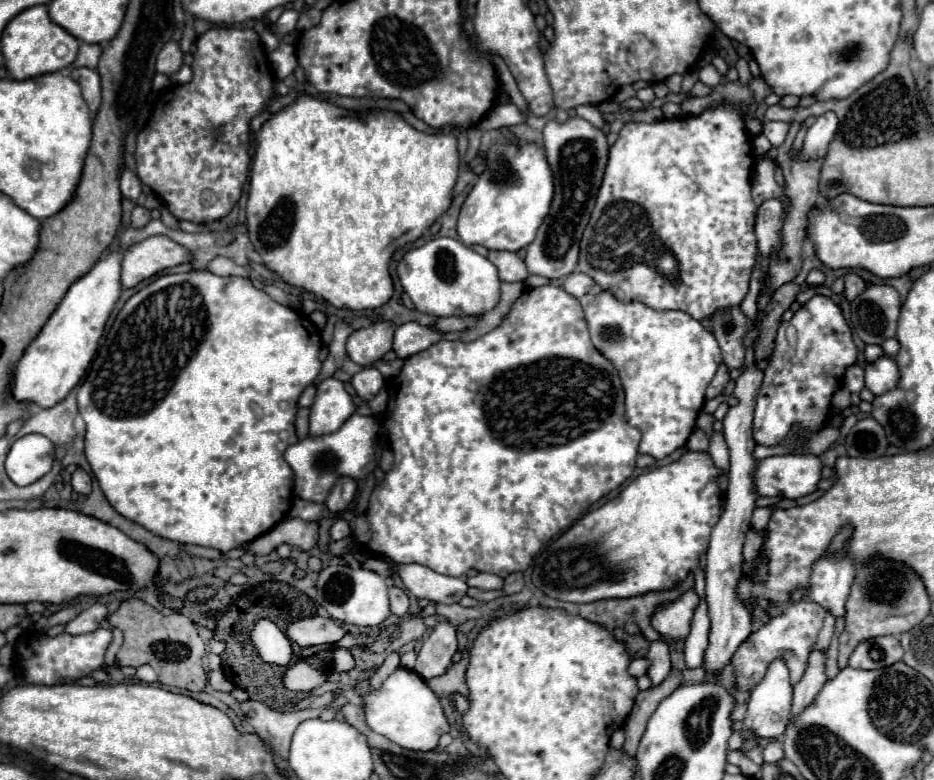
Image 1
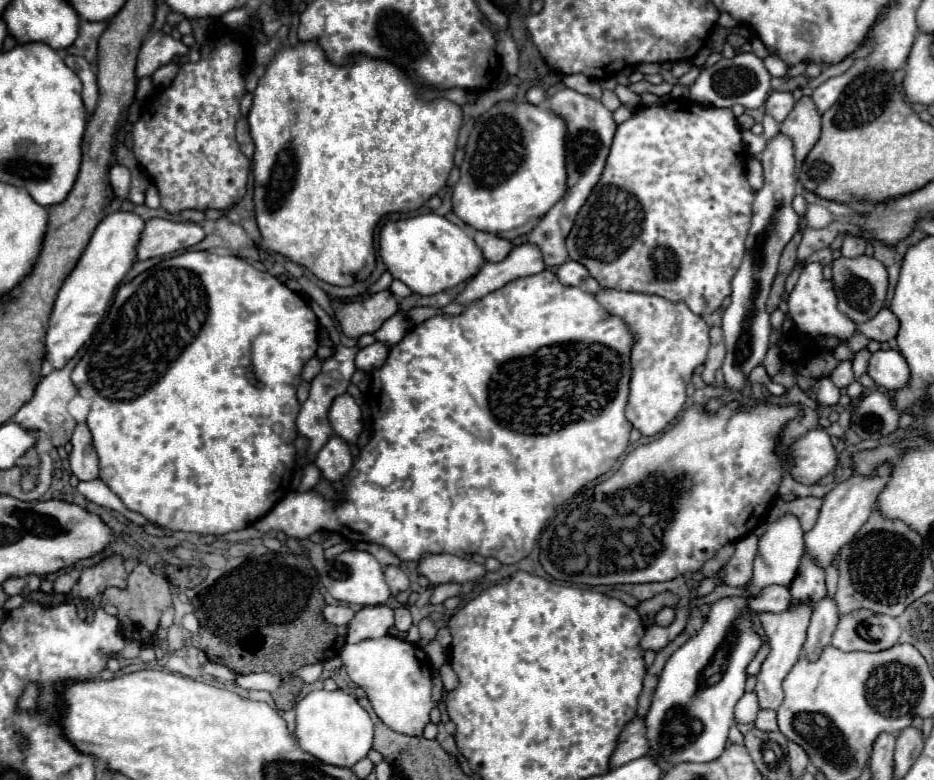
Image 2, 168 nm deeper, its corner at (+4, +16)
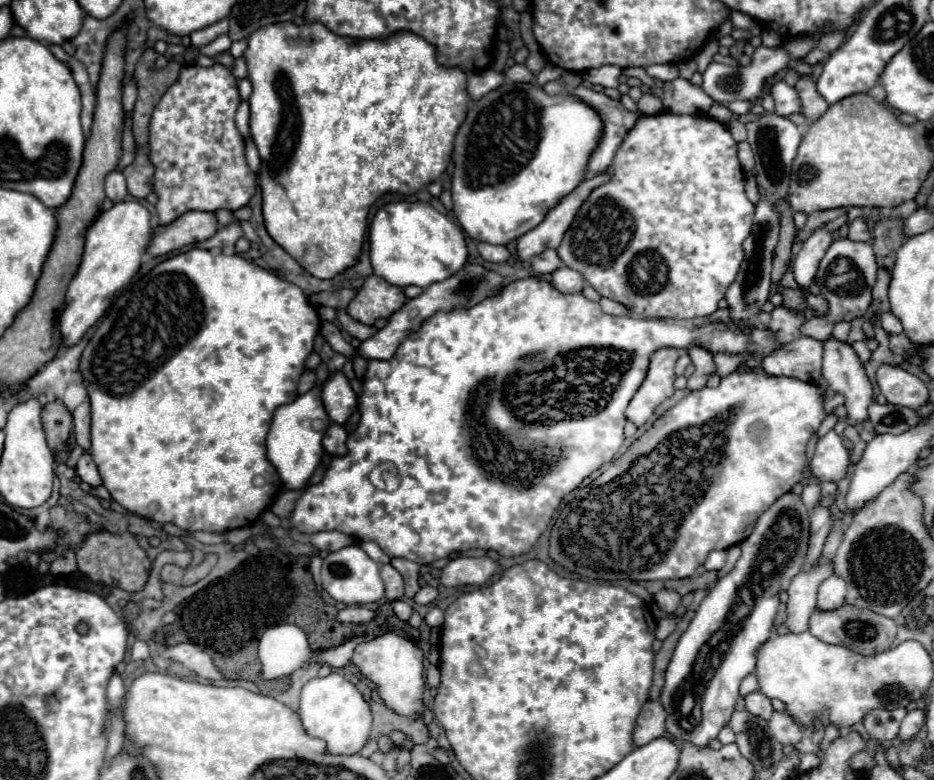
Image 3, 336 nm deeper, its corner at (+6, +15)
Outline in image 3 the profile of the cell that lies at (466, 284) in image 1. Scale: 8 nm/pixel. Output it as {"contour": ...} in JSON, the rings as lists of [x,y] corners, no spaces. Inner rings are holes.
{"contour":[[[401,201],[401,203],[389,203],[389,205],[381,207],[375,213],[371,229],[369,229],[369,243],[371,243],[369,257],[371,257],[371,265],[373,265],[375,275],[385,277],[385,281],[389,281],[391,285],[397,285],[397,287],[417,285],[417,287],[425,289],[433,283],[443,281],[445,277],[451,277],[459,269],[463,269],[463,265],[467,263],[467,257],[469,257],[465,235],[463,235],[461,227],[457,227],[451,219],[447,219],[445,215],[435,211],[429,203]]]}

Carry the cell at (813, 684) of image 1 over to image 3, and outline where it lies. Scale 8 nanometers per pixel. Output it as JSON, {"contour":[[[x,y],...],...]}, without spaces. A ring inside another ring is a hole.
{"contour":[[[831,575],[829,579],[825,579],[819,587],[819,599],[817,599],[817,607],[821,611],[827,609],[839,609],[845,603],[845,581],[841,581],[841,577]]]}

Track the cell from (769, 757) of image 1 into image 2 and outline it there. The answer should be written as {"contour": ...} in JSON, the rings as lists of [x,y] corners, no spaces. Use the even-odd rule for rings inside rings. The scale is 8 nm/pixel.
{"contour":[[[761,708],[759,714],[757,714],[757,720],[755,720],[755,726],[757,726],[759,730],[765,730],[765,732],[777,730],[777,714],[775,714],[775,710],[765,710],[765,708]]]}

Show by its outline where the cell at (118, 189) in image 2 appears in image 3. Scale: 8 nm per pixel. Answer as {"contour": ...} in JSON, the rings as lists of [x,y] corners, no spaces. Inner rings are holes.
{"contour":[[[111,171],[105,179],[105,193],[113,203],[119,203],[127,195],[127,183],[121,171]]]}

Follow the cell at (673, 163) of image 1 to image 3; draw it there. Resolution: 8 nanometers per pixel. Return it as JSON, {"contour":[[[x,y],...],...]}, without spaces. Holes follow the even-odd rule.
{"contour":[[[667,111],[657,113],[657,115],[643,115],[637,119],[637,123],[625,135],[621,147],[615,153],[613,163],[607,169],[607,175],[611,179],[591,191],[591,195],[579,207],[569,231],[565,233],[565,237],[557,249],[561,261],[567,267],[577,269],[601,297],[619,301],[637,315],[691,321],[691,319],[709,317],[711,313],[715,313],[717,303],[725,297],[725,289],[735,281],[737,269],[743,261],[741,243],[745,241],[745,237],[749,235],[749,229],[753,225],[753,203],[745,195],[745,187],[743,187],[745,175],[743,175],[743,169],[741,169],[741,163],[737,157],[737,141],[731,137],[731,131],[723,123],[719,123],[717,119],[713,119],[709,115],[677,115],[677,113],[667,113]]]}

